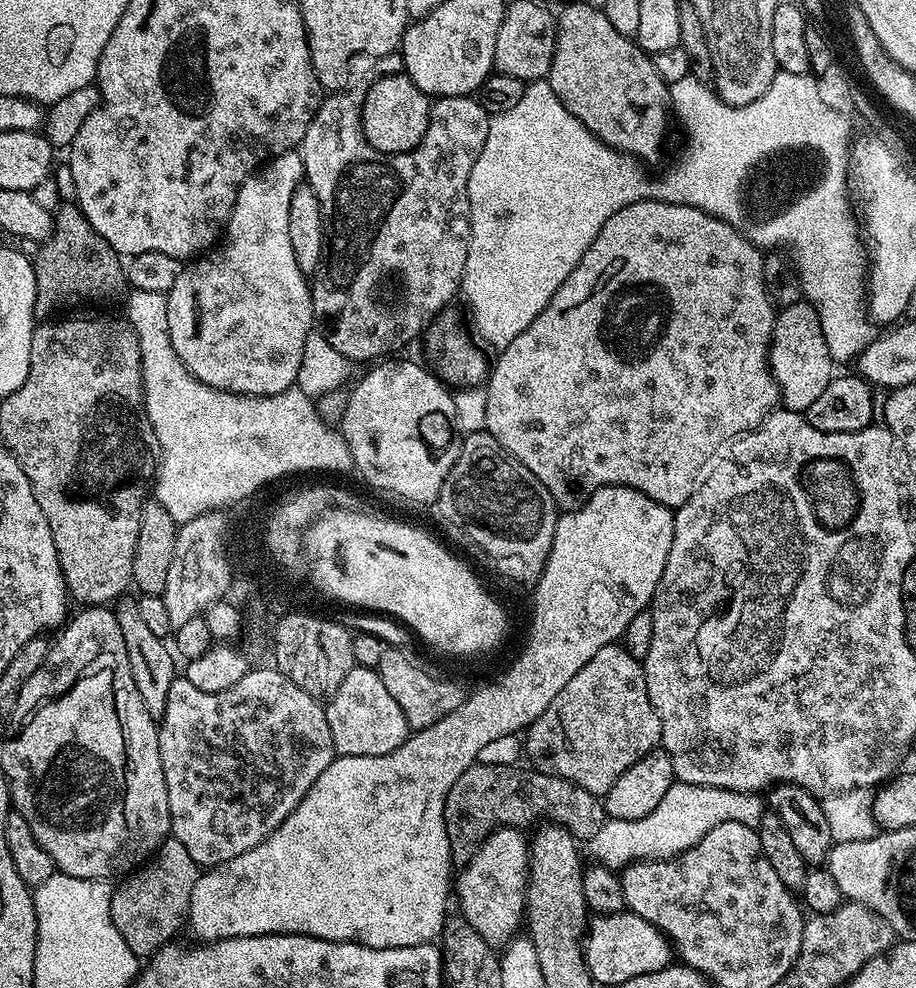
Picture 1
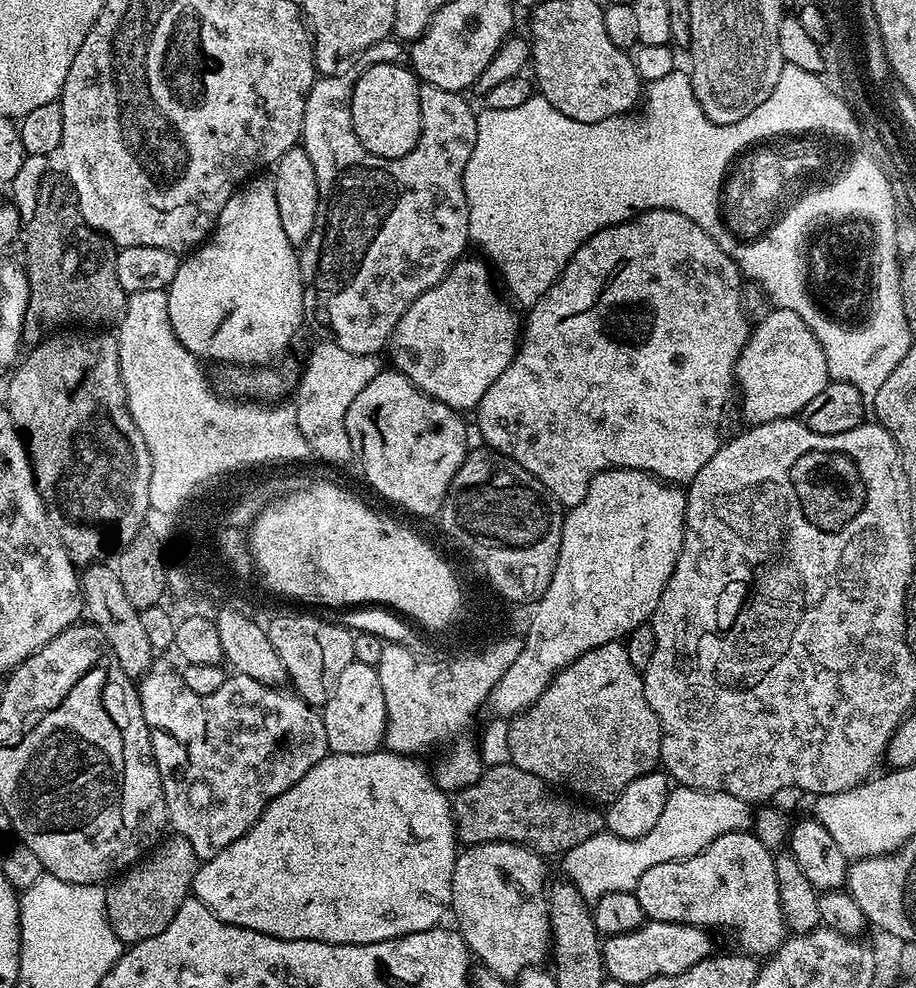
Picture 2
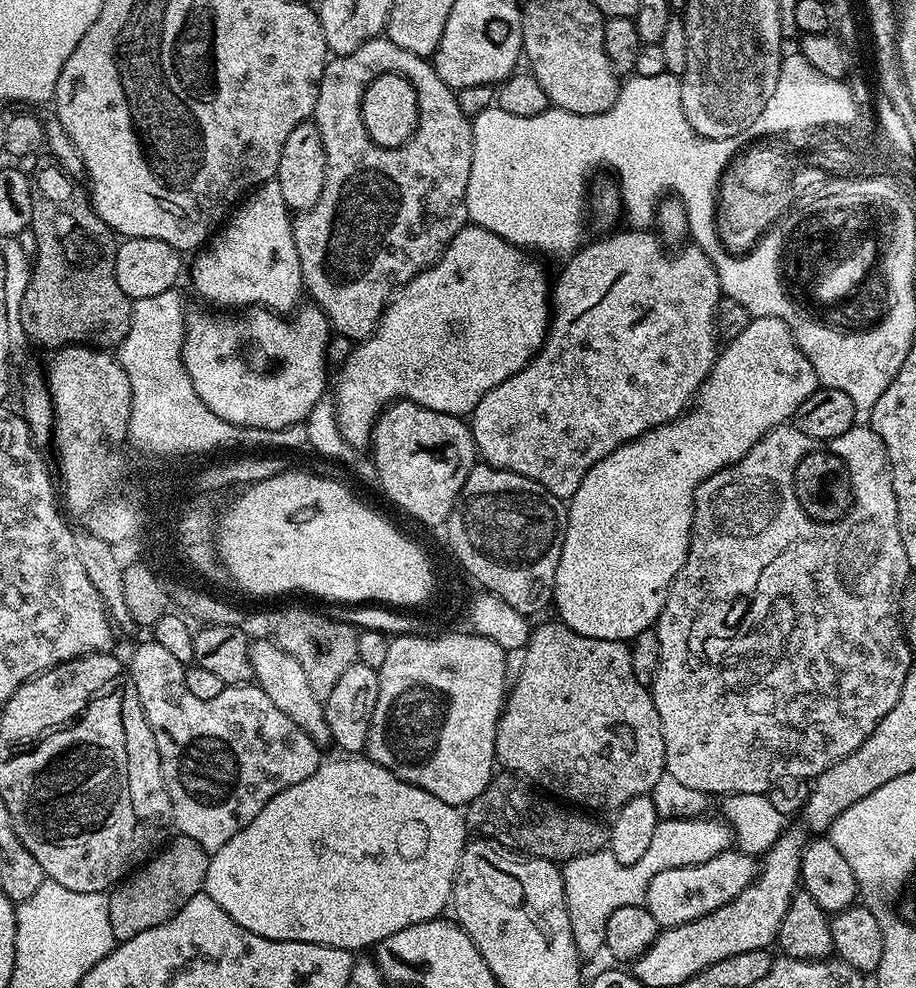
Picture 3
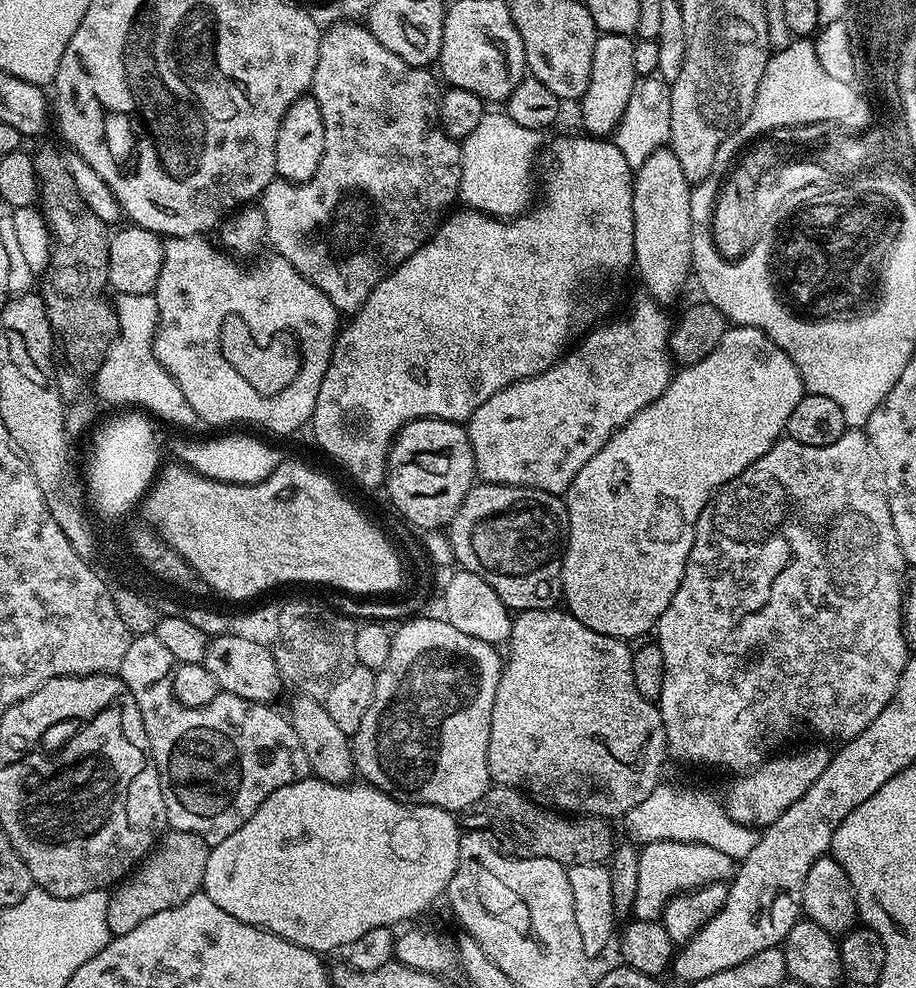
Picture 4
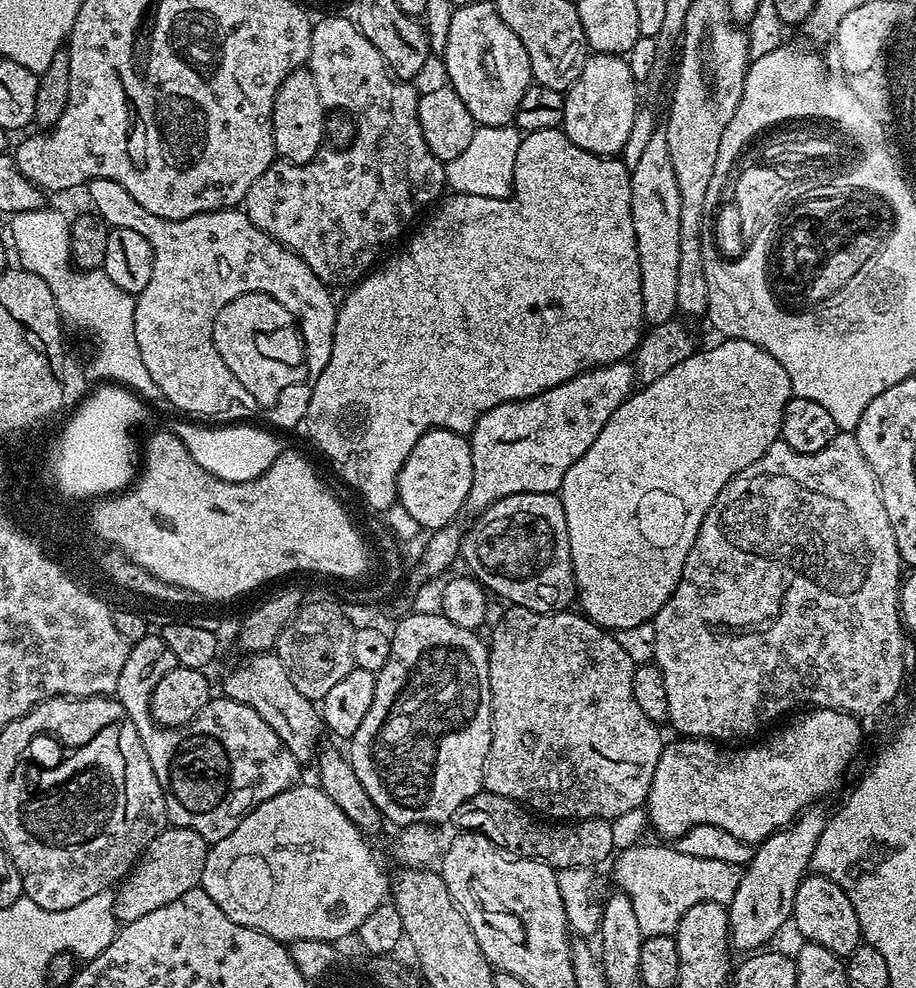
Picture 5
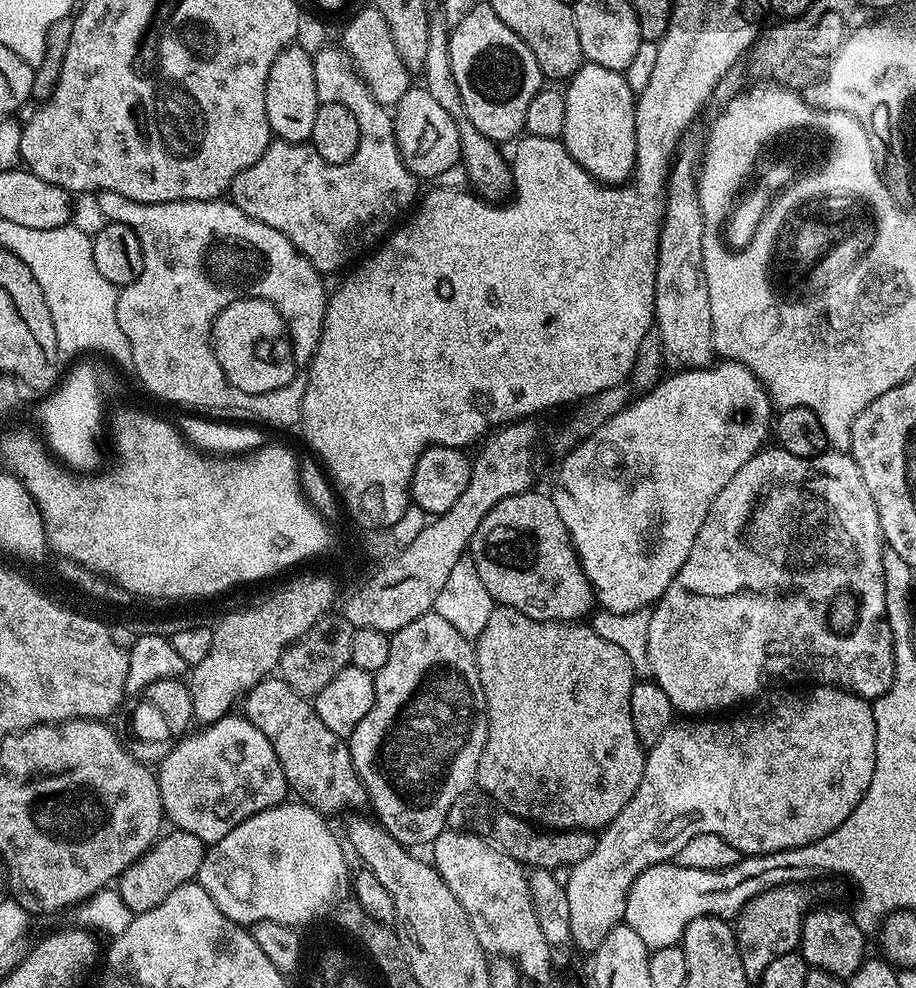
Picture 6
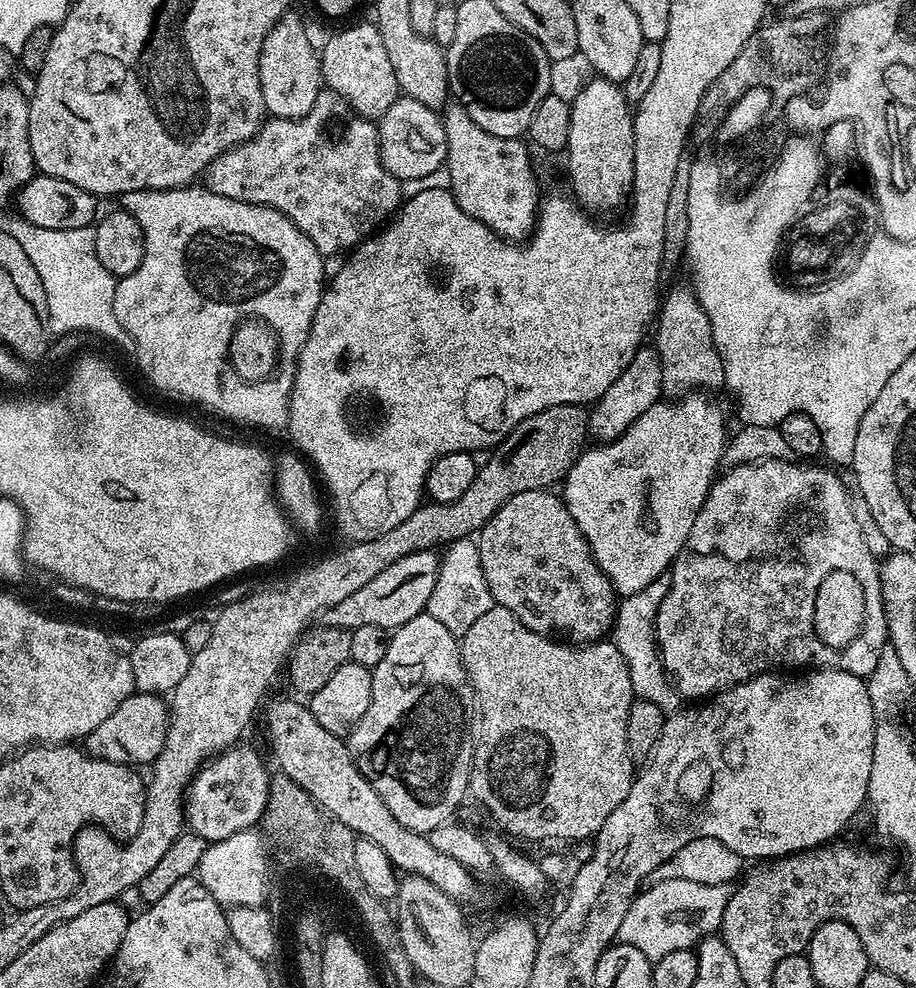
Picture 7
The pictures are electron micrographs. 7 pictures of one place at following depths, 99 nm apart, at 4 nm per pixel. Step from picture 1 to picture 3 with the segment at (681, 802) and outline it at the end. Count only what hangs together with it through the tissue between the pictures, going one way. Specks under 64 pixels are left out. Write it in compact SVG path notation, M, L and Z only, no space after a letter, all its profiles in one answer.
M701 814L661 819L646 854L642 854L642 858L638 858L638 862L633 864L618 863L610 850L582 854L573 860L563 861L566 910L570 914L574 942L581 957L588 958L604 948L606 918L610 918L610 914L614 914L618 906L644 903L644 895L654 874L662 874L662 870L671 868L698 866L729 851L733 839L731 828L723 819L707 820L706 817L707 815Z

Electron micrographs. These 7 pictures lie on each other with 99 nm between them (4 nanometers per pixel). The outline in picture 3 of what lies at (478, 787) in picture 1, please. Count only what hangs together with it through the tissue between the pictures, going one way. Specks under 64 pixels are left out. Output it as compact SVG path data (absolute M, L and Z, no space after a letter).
M511 774L493 775L486 790L482 790L482 794L478 794L478 798L474 798L466 808L469 829L480 828L481 837L491 838L497 845L505 846L520 832L520 848L524 851L521 853L553 862L573 860L582 854L594 854L608 848L609 825L592 816L595 815L567 803L545 798L533 785Z

